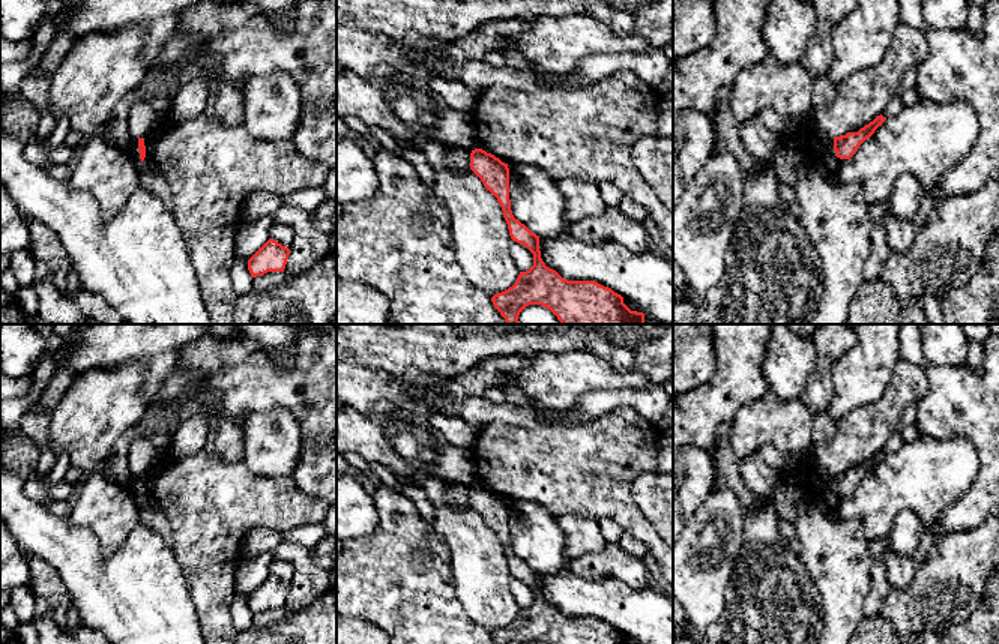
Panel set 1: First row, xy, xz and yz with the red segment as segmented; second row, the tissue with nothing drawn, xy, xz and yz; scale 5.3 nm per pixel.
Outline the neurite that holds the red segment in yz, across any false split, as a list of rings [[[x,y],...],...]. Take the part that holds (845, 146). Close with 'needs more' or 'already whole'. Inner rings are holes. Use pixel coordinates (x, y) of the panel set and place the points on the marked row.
[[[880,114],[858,132],[847,132],[846,135],[834,137],[835,156],[840,159],[850,159],[859,146],[870,138],[885,120],[886,117]]] | already whole

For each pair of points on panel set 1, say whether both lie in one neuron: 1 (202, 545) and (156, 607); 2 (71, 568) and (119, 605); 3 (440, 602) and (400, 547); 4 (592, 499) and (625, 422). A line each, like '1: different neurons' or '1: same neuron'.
1: different neurons
2: same neuron
3: same neuron
4: same neuron

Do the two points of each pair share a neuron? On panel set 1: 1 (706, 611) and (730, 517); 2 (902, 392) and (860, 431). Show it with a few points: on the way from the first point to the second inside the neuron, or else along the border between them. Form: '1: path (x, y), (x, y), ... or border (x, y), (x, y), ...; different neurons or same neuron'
1: path (706, 587), (706, 550), (711, 541); same neuron
2: path (891, 404), (872, 427); same neuron

